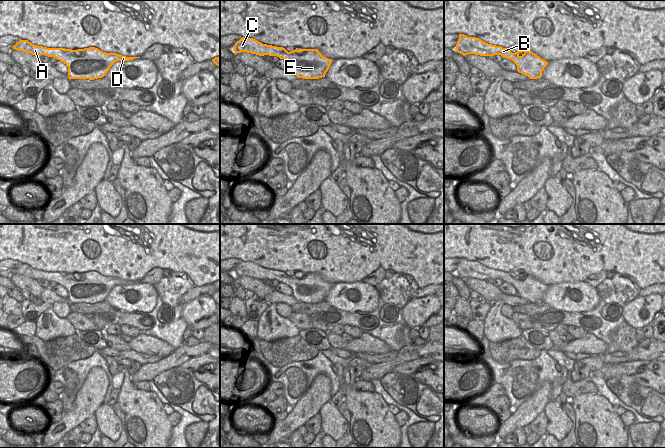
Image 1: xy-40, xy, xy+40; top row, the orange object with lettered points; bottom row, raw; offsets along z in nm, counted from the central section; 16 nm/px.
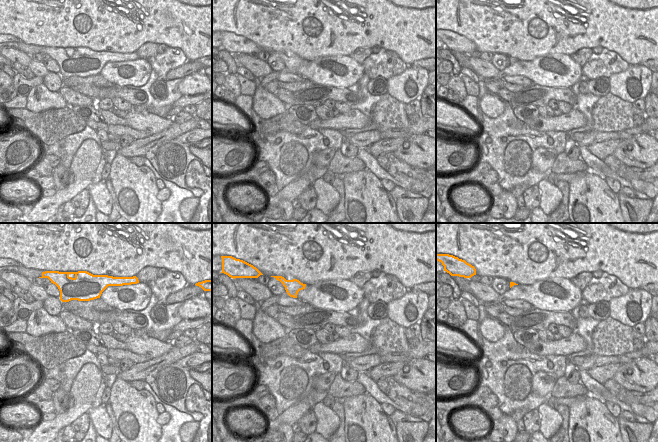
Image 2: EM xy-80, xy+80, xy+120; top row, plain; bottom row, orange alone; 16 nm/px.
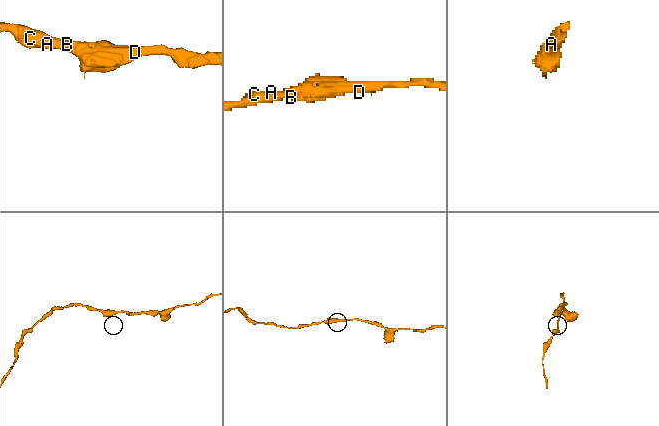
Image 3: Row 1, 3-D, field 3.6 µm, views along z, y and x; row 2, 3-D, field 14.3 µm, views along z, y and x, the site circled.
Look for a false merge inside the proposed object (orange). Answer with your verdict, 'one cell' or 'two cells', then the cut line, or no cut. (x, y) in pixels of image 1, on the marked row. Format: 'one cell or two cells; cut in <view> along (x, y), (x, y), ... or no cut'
one cell; no cut

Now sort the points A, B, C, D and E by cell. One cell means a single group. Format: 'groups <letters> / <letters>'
groups A B C D E

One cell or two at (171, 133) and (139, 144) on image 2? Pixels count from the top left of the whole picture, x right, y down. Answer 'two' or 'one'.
one

